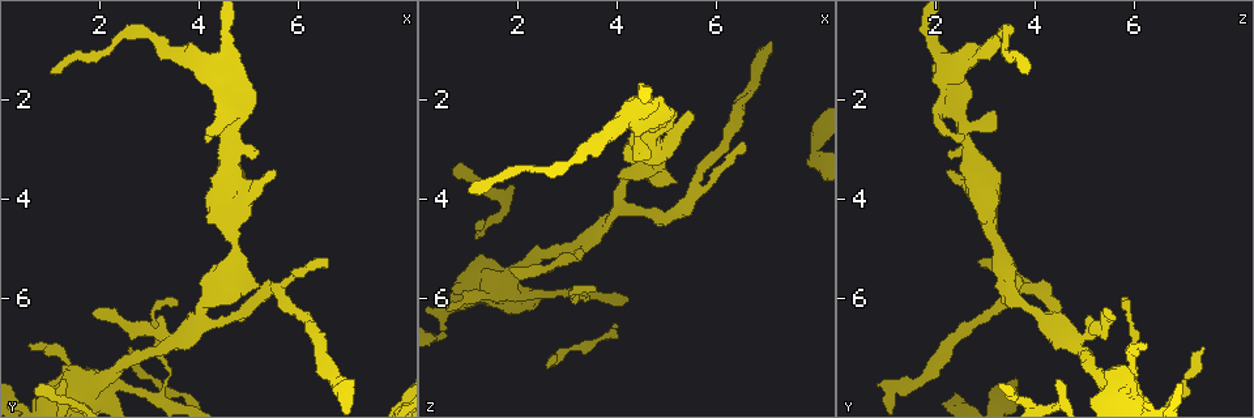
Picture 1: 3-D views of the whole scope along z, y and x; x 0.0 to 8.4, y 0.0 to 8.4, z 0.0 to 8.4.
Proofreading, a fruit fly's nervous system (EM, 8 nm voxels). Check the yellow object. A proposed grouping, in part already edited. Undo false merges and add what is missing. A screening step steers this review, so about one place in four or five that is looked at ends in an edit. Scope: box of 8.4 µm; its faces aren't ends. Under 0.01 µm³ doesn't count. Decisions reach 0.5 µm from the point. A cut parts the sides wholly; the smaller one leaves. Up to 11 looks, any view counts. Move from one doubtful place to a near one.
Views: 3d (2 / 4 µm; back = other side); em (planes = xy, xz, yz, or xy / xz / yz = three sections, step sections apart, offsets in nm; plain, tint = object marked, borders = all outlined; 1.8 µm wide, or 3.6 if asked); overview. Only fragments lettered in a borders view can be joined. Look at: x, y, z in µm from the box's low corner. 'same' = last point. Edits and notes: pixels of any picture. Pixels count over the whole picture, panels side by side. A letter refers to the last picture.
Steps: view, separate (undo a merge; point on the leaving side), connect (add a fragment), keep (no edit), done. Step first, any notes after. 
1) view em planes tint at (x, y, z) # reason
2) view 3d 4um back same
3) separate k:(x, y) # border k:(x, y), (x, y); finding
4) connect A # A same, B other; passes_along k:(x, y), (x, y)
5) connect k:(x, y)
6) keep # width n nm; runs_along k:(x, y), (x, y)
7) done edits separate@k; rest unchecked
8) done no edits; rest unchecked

view em planes tint at (1.90, 6.35, 5.40) # free end

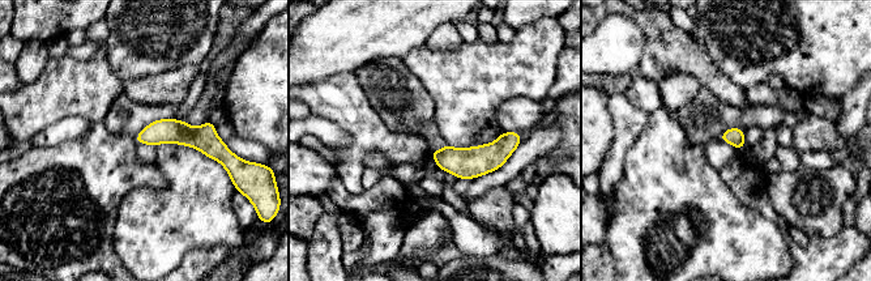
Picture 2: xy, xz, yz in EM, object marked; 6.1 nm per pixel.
view em planes borders same # see the neighbours

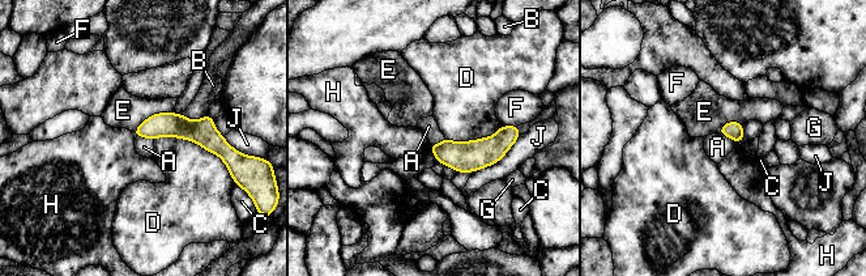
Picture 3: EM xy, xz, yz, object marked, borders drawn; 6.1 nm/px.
keep # A other, B other, C other, D other, E other, F other, G other, H other, J other; border 3:(719, 132), (737, 143); no lettered fragment goes on from it

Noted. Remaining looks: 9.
view 3d 4um at (1.20, 7.60, 4.45) # branch stops here

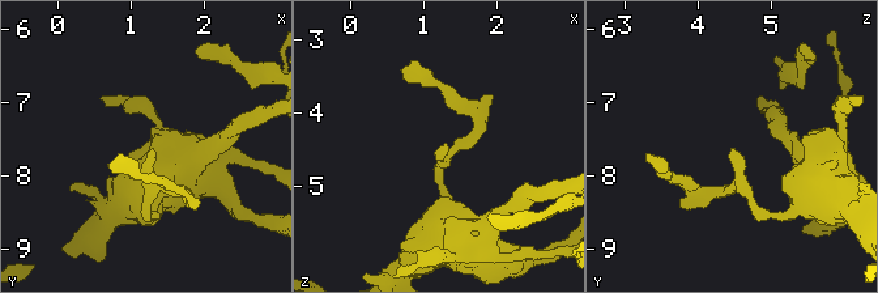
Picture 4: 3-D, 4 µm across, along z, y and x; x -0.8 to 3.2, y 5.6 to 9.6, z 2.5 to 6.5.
view em planes plain at (1.20, 7.70, 4.45)

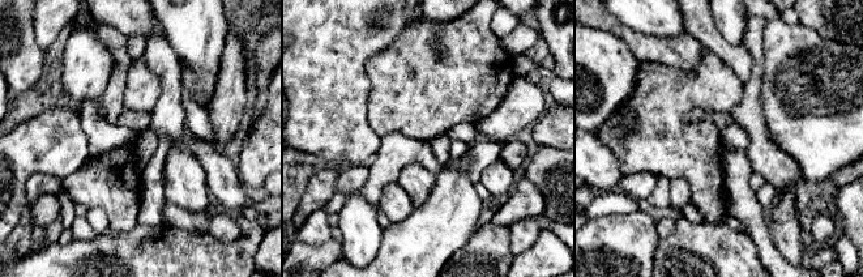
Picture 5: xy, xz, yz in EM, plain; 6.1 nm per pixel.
view em planes borders same # what lies round it

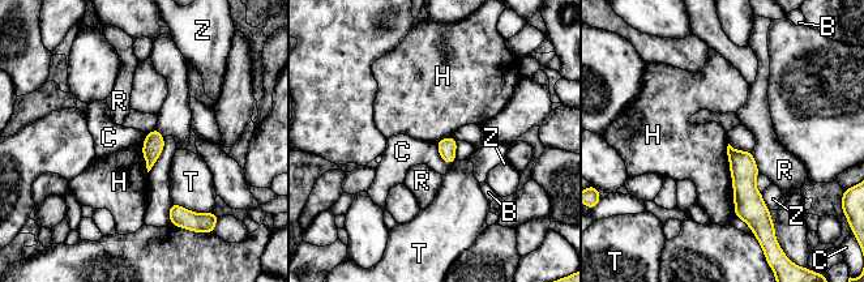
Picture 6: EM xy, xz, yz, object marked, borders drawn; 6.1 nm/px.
keep # width 110 nm; B other, C other, H other, R other, T other, Z other; border 6:(727, 144), (735, 216); no lettered fragment goes on from it

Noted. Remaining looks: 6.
view em planes plain at (4.60, 2.30, 3.20) # tapers out

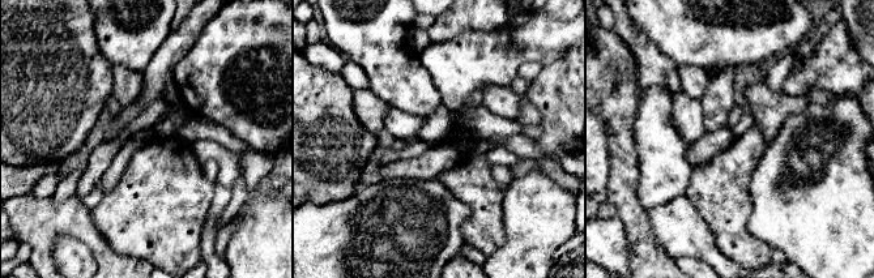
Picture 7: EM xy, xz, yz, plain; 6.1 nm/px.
view em planes borders same

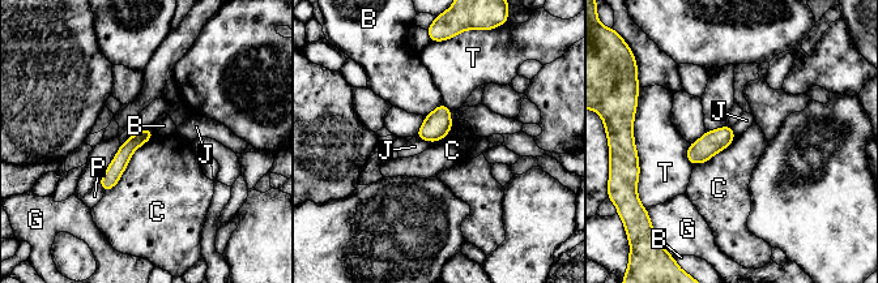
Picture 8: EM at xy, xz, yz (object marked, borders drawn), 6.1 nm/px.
keep # width 90 nm; B other, C other, G other, J other, P other, T other; runs_along 8:(149, 133), (124, 153), (106, 187); none of them fits

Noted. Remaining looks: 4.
view 3d 4um back at (6.55, 5.20, 2.95) # an open end

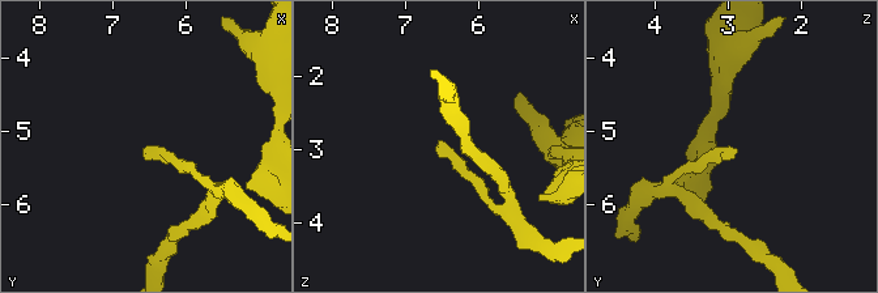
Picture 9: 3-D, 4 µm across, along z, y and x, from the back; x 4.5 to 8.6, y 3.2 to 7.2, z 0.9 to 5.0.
view em xy step 4 borders at (6.55, 5.25, 2.95) # now the EM

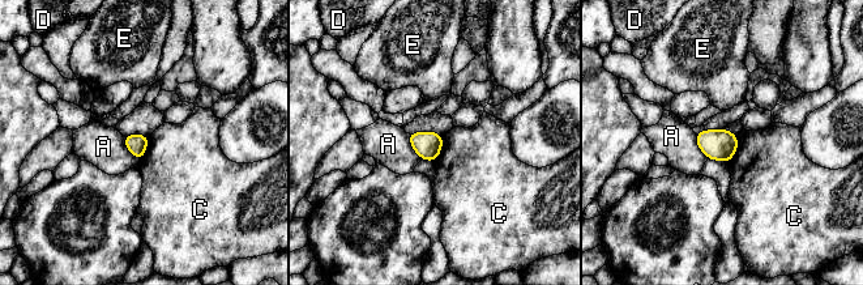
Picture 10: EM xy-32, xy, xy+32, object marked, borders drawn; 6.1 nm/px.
view em planes borders same

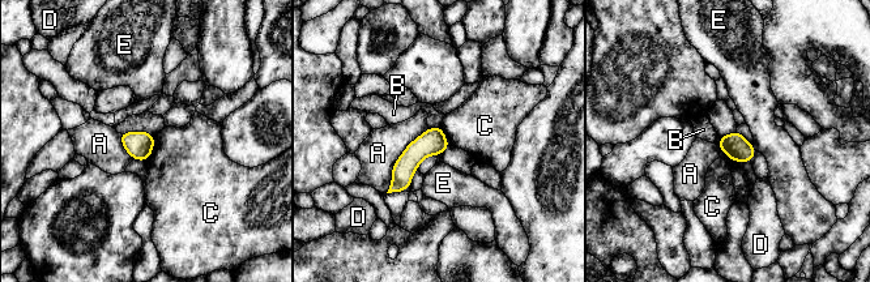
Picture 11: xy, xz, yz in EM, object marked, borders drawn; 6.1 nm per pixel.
keep # A other, B other, C other, D other, E other; border 11:(154, 136), (154, 146), (146, 161); no lettered fragment goes on from it

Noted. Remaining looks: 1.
done no edits; rest unchecked

